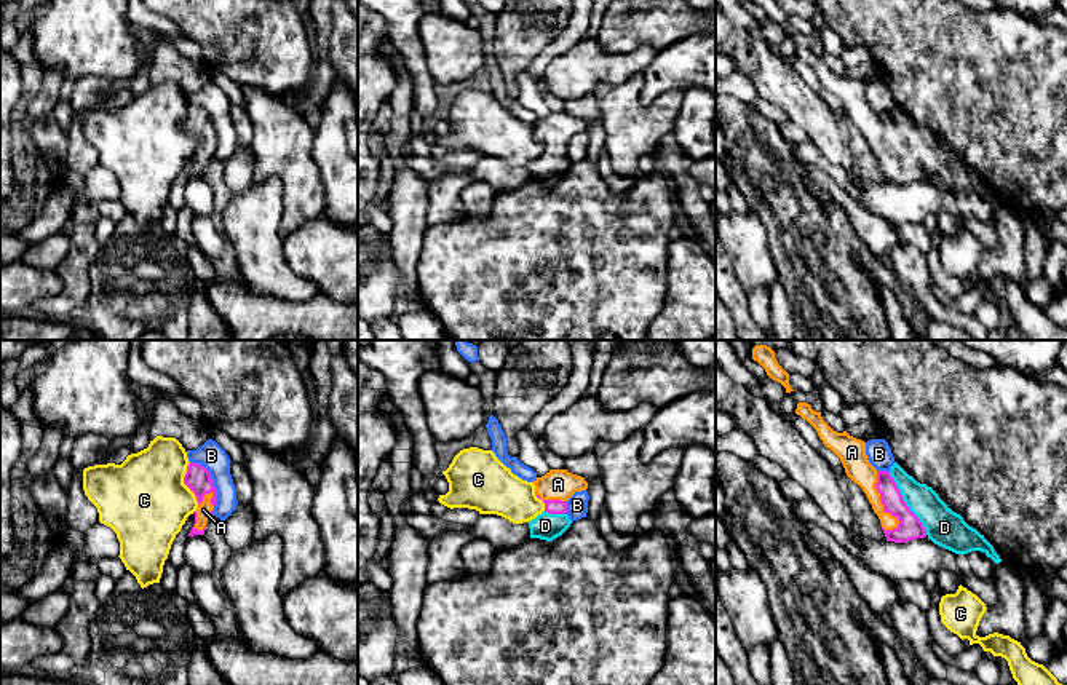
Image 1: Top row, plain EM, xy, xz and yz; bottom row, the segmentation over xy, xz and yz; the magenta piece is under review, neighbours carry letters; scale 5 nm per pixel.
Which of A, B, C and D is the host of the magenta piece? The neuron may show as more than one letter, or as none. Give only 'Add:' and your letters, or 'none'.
Add: A, D

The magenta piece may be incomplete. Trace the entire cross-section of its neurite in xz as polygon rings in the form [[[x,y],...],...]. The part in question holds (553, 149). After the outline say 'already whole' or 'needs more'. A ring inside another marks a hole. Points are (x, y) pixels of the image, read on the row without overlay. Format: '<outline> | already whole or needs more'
[[[549,112],[545,118],[534,123],[535,137],[545,145],[545,153],[529,163],[530,180],[553,184],[561,179],[572,166],[567,155],[567,142],[588,131],[585,120],[567,112]]] | needs more

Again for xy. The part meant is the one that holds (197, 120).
[[[190,104],[184,118],[184,126],[195,136],[198,144],[195,166],[188,179],[204,177],[208,161],[214,158],[212,152],[217,142],[217,134],[211,117],[204,109]]] | needs more

